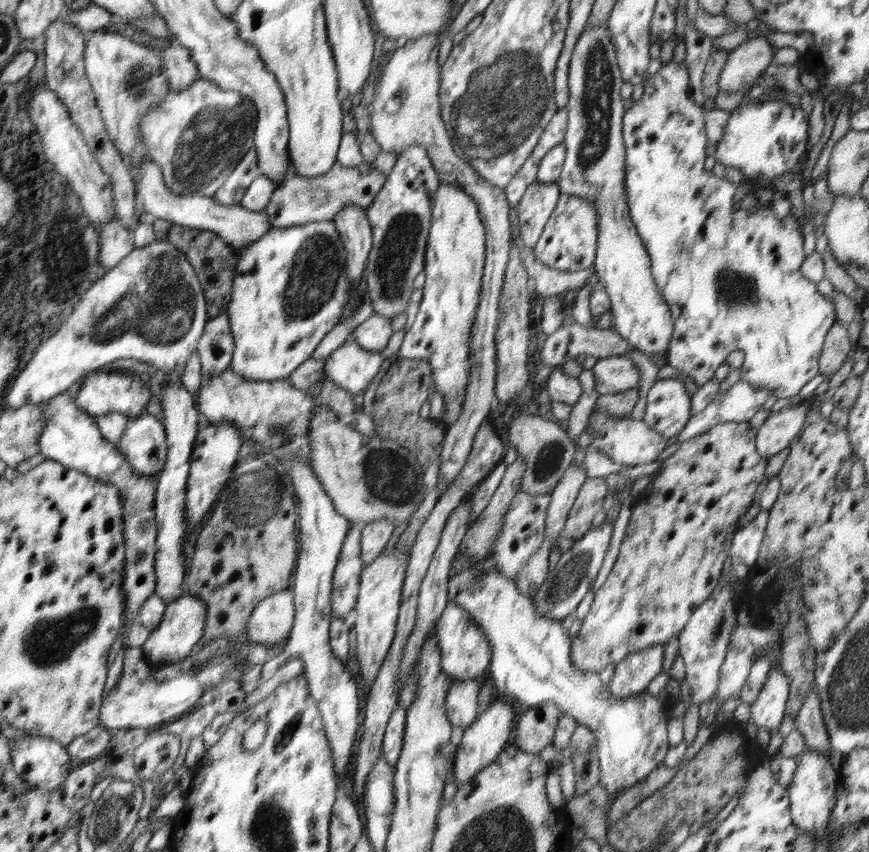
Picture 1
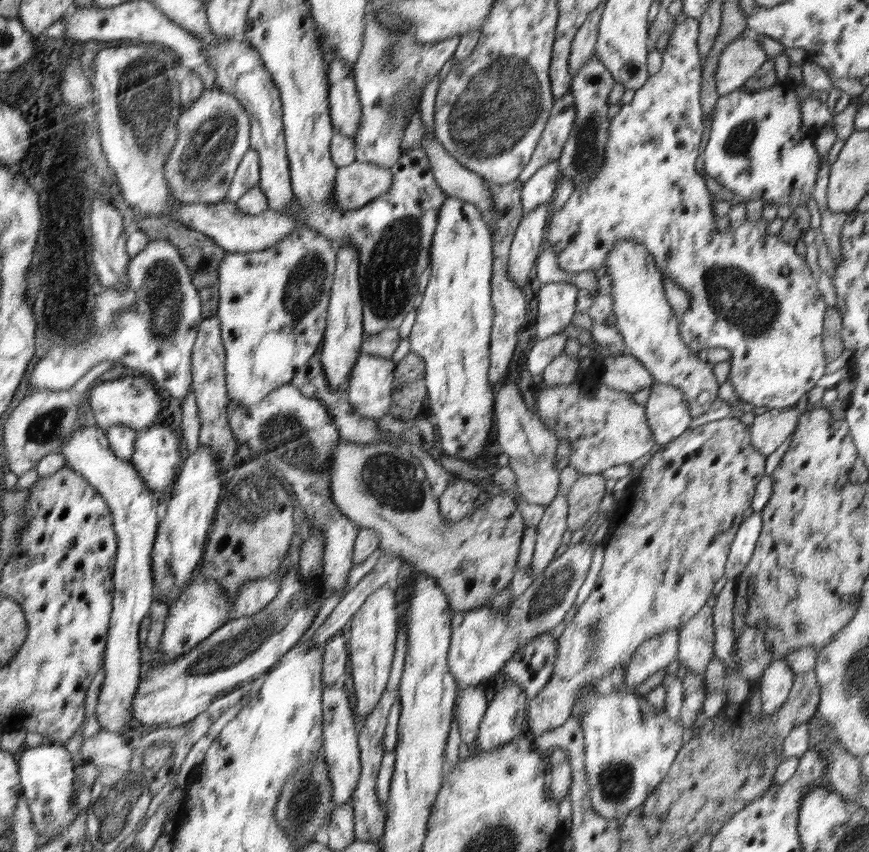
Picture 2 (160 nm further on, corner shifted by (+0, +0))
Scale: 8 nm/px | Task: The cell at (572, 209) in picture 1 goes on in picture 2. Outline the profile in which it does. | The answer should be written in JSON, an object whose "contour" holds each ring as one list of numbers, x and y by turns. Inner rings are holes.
{"contour":[[689,18,684,22,676,25,674,34,669,38,666,50,661,52,662,64,660,70,654,76,648,77,648,80,638,89,630,104,619,106,612,115,612,121,608,127,608,140,606,141,605,157,600,172,586,185,578,185,574,187,568,201,556,211,551,217,550,223,546,230,547,242,545,246,550,246,550,250,556,254,557,263,560,268,568,274,576,274,583,270,598,270,606,262,606,257,610,250,614,249,614,245,621,240,632,240,644,244,648,253,652,254,655,265,662,270,662,274,666,273,680,288,687,290,690,295,690,307,679,318,679,333,682,340,689,346,696,356,705,355,703,350,708,347,727,348,732,352,730,361,730,372,727,376,734,387,740,401,750,402,756,407,766,406,769,409,790,409,793,408,798,400,807,392,816,386,816,382,825,374,827,365,825,354,823,353,822,331,824,328,824,317,827,309,824,297,817,287,817,282,810,271,810,267,806,264,805,258,796,254,795,246,782,241,778,234,768,235,766,233,766,224,762,221,762,217,758,221,744,221,738,228,731,228,726,232,720,232,716,228,714,222,714,213,712,212,712,202,720,201,710,194,706,189,706,176,702,172,696,171,696,158,698,158,698,148,700,148,700,139,702,130,704,130,704,115,700,103,701,93,701,58,697,48,697,37,699,34,699,20],[782,266,790,267,788,276,780,273]]}

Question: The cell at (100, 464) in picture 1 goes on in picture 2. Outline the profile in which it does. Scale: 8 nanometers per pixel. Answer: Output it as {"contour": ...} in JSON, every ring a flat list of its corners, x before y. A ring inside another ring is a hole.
{"contour":[[96,424,81,425,81,430,73,432,60,449,65,466,82,474,92,488,95,488,111,510,116,510,116,534,120,534,120,562,115,562,114,609,111,612,110,634,107,642,107,658,104,664,104,680,95,708,98,722,103,730,120,733,133,719,131,708,140,682,140,642,138,630,143,618,154,602,154,544,161,525,158,506,162,497,148,488,143,478,134,472,130,482,122,482,118,474,120,458,111,450,106,431]]}

